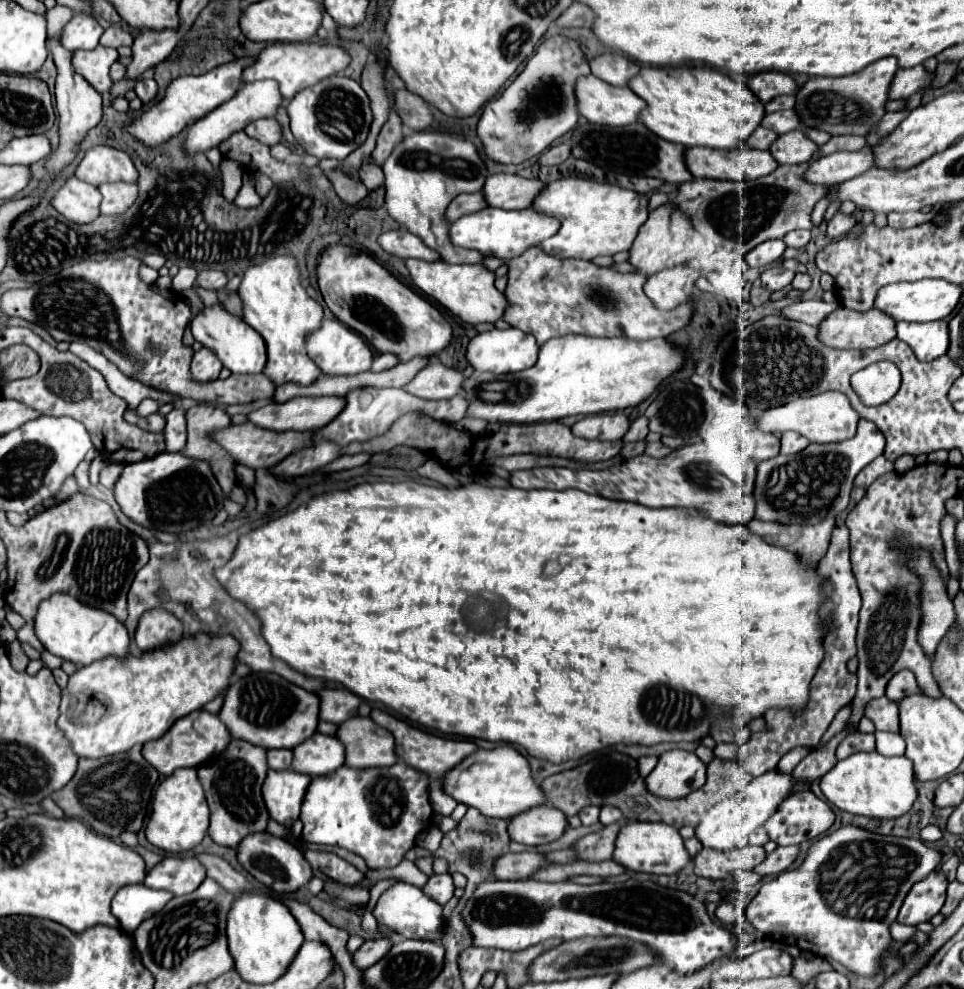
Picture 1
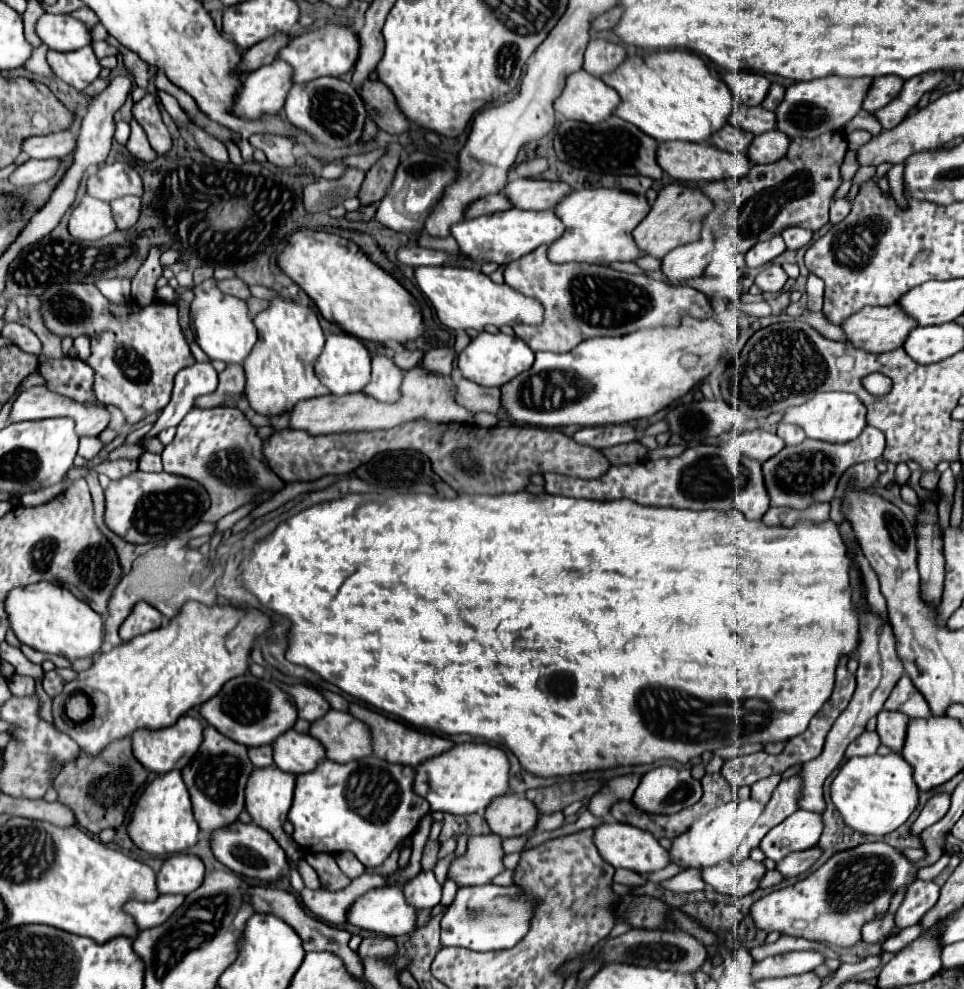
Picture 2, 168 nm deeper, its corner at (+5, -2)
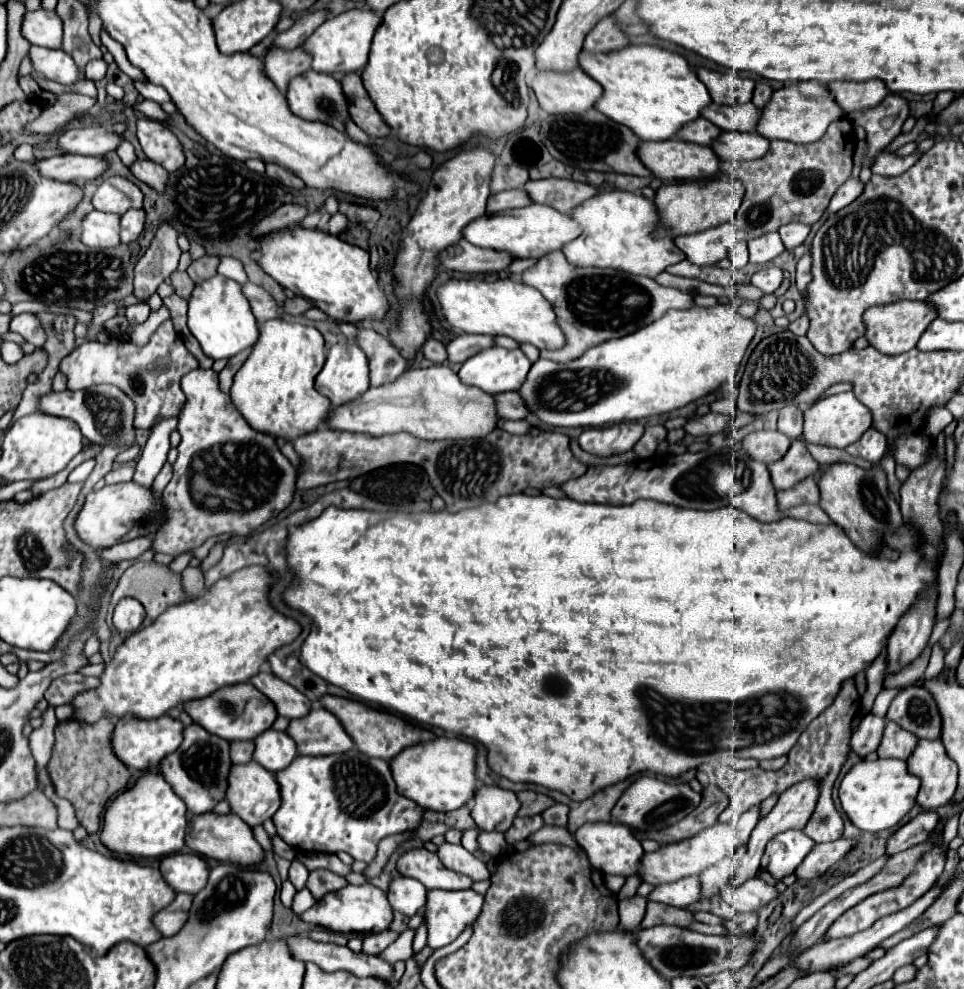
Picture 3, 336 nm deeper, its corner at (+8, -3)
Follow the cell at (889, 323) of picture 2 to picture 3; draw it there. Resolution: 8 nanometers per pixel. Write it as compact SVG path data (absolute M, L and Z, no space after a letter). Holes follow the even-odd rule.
M903 300L903 302L873 306L863 314L865 338L869 340L869 346L879 350L881 354L903 354L915 348L919 336L925 332L927 324L931 324L931 320L935 318L937 318L937 312L925 302Z

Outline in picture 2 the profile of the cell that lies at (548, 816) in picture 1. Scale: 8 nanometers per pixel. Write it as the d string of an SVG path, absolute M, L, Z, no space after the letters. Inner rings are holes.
M514 793L502 795L502 799L496 799L484 811L484 819L488 827L492 829L492 833L500 835L502 839L530 833L536 827L538 817L540 813L534 807L534 803Z

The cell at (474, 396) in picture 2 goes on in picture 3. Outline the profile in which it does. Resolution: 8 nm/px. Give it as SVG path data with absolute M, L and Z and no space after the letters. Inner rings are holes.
M501 392L495 394L495 410L499 418L509 418L509 420L521 420L527 416L527 408L523 408L523 402L519 400L517 392Z

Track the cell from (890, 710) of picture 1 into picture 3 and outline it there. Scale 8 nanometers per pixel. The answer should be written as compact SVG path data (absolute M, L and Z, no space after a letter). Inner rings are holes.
M893 720L885 722L885 732L883 732L883 740L877 748L877 754L881 758L899 758L899 760L907 760L907 756L913 752L917 744L917 736L899 728L899 724L895 724Z

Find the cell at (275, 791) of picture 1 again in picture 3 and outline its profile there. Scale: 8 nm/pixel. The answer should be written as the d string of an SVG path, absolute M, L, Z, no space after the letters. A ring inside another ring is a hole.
M257 762L235 766L231 770L231 782L229 782L229 788L227 788L227 802L233 810L233 814L237 814L243 822L247 822L251 828L255 828L255 826L263 824L265 820L273 818L273 814L279 810L281 788L279 788L275 774L269 772L267 768L263 768Z

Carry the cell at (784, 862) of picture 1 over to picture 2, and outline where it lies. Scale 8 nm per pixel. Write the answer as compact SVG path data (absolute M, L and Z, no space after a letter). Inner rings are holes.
M812 847L812 849L806 849L806 851L800 851L800 853L794 853L794 855L788 855L784 857L780 863L778 863L778 871L784 875L784 877L798 877L800 873L808 871L822 855L822 849L820 847Z

